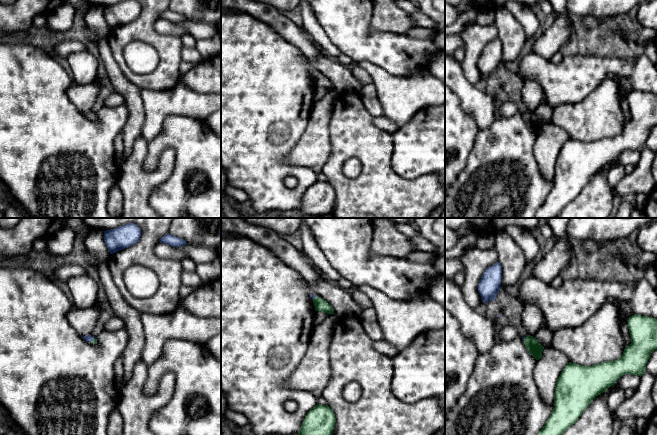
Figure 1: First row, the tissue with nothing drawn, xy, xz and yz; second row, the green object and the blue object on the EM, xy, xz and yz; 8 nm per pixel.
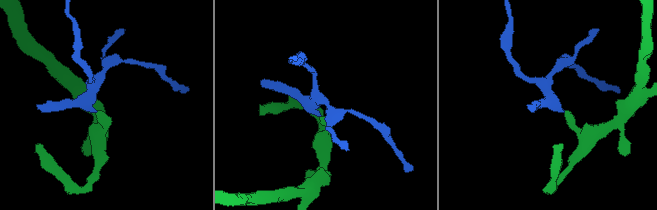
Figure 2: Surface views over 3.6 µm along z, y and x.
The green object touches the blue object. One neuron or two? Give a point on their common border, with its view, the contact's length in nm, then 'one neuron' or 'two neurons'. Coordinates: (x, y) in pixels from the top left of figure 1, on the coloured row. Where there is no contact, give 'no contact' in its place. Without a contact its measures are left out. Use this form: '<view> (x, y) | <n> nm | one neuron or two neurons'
xy (93, 340) | 50 nm | one neuron

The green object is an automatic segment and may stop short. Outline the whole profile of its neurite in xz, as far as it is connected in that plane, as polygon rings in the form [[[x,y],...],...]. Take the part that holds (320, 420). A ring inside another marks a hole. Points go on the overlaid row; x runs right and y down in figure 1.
[[[315,405],[306,415],[299,435],[332,435],[336,418],[328,405]]]

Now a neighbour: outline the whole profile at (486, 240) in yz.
[[[480,232],[477,235],[476,249],[480,250],[494,249],[495,236],[496,234],[494,233]]]

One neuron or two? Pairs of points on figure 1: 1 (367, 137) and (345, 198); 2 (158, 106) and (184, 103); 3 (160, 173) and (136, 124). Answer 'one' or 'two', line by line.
1: one
2: one
3: two

